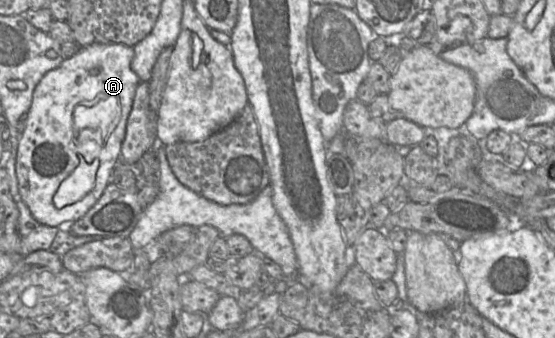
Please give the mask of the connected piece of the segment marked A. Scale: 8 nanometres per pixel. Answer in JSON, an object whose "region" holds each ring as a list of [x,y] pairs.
{"region":[[[92,44],[83,46],[76,54],[64,59],[58,67],[48,71],[35,87],[33,101],[27,114],[26,126],[18,146],[16,175],[21,197],[33,217],[39,223],[69,230],[71,223],[83,217],[96,204],[107,185],[111,182],[113,171],[121,161],[121,147],[126,134],[128,117],[132,109],[136,88],[141,82],[131,68],[133,57],[133,47],[124,44]]]}

